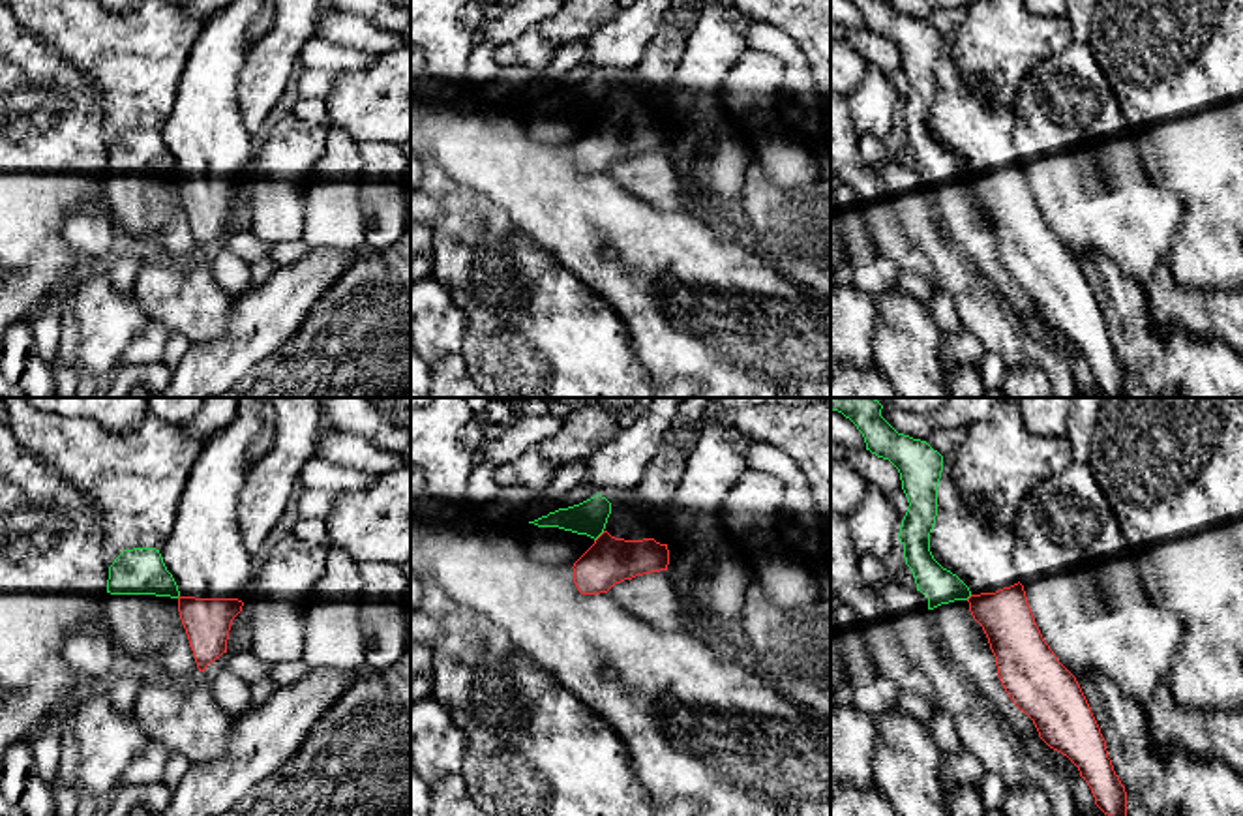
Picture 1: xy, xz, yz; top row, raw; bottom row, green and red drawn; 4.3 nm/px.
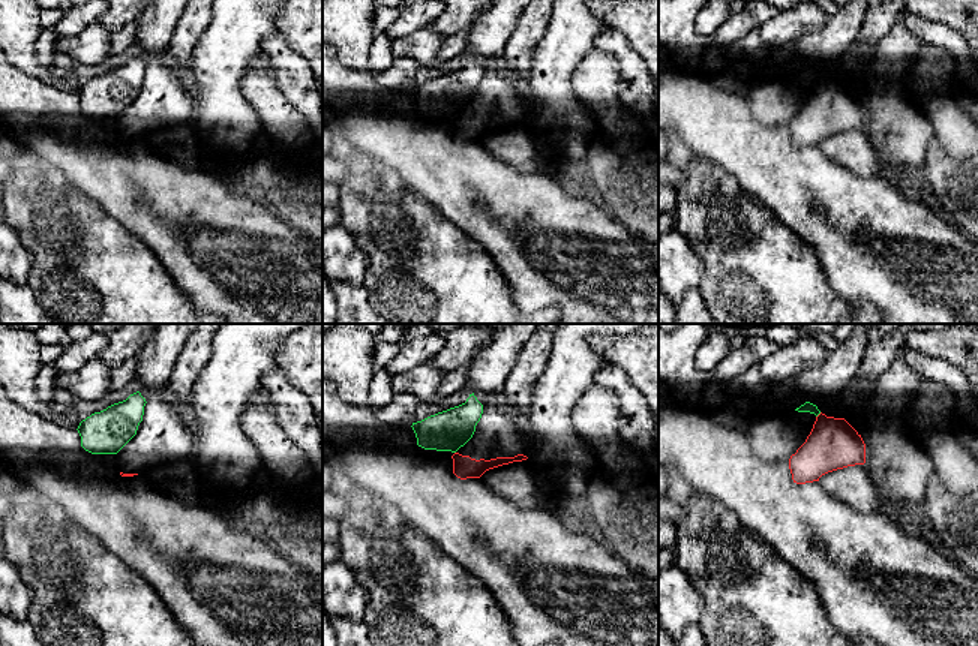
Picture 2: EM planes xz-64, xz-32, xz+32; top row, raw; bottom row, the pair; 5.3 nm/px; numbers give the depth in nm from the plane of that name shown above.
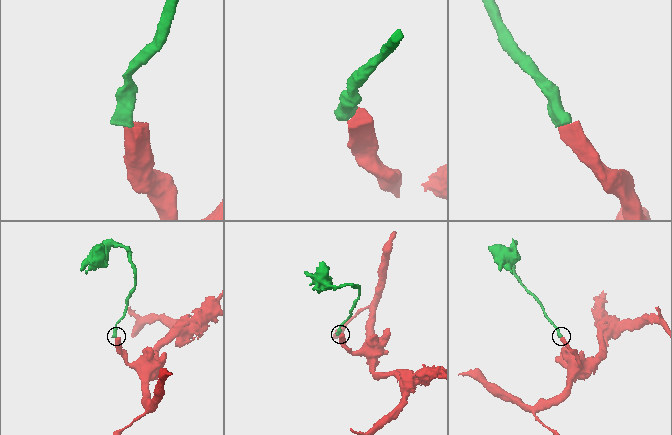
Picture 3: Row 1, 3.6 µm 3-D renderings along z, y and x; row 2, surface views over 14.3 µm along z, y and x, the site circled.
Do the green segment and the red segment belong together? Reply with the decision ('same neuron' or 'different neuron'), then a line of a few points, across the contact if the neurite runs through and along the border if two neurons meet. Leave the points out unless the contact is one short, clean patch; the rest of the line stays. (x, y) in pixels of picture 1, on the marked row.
different neuron; line xz (604, 531), (595, 541)

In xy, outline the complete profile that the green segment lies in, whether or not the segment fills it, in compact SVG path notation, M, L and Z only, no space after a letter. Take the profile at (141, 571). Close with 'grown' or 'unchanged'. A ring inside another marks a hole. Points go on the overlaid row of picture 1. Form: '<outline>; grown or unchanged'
M124 550L114 559L101 610L122 664L154 662L172 679L199 672L178 597L178 585L159 550Z; grown

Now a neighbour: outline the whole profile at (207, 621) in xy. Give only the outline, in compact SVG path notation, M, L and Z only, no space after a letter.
M240 398L234 418L208 437L184 486L174 527L159 548L180 591L178 612L199 672L227 653L229 630L242 612L242 597L253 574L253 557L242 538L238 501L255 465L251 446L264 426L259 415L262 400Z

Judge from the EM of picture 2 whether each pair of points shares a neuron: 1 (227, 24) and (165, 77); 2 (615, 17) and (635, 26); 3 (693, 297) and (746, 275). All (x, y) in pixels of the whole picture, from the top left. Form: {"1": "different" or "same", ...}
{"1": "different", "2": "same", "3": "different"}

